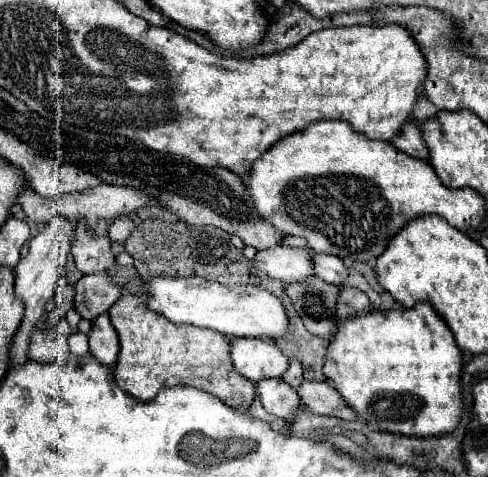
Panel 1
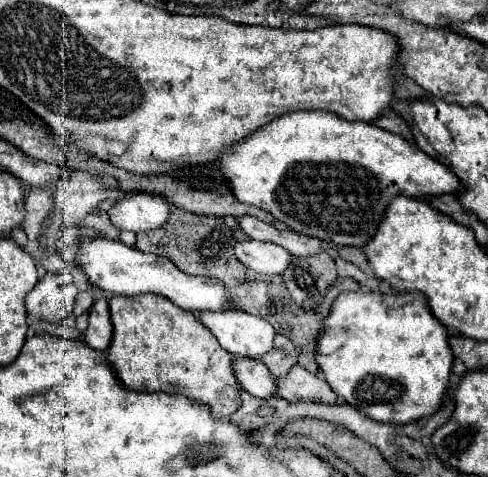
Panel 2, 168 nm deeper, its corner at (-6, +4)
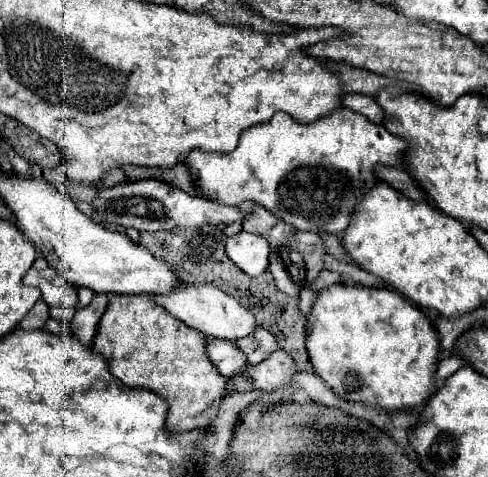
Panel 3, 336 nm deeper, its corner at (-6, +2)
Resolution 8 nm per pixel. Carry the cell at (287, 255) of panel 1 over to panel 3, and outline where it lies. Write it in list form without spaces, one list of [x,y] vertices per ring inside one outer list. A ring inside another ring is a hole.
[[[242,230],[226,240],[226,254],[248,276],[260,276],[268,270],[270,244],[264,236]]]

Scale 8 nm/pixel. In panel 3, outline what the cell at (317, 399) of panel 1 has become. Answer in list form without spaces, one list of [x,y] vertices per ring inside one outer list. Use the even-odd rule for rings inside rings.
[[[284,350],[274,352],[272,356],[268,356],[262,364],[252,366],[252,376],[244,378],[240,376],[240,380],[228,380],[228,390],[264,390],[264,392],[274,392],[276,388],[284,388],[286,384],[290,384],[294,380],[294,376],[298,374],[298,366],[292,360],[292,356]]]

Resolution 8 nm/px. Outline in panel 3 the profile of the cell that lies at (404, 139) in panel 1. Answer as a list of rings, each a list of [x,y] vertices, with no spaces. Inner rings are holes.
[[[344,94],[342,98],[344,106],[348,106],[352,112],[358,112],[362,116],[366,116],[370,122],[374,124],[382,124],[384,122],[384,110],[380,108],[380,104],[376,102],[376,98],[372,96],[364,96],[364,94]]]

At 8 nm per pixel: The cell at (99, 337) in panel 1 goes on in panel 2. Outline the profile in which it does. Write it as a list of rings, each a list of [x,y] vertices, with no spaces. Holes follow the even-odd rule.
[[[100,296],[90,312],[90,324],[84,332],[84,340],[88,346],[96,348],[96,350],[106,350],[110,340],[112,340],[112,322],[110,322],[110,308],[108,308],[108,300],[104,296]]]

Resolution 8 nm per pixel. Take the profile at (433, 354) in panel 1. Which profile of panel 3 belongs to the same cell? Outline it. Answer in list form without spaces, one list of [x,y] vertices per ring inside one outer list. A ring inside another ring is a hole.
[[[336,284],[324,288],[308,316],[306,348],[318,376],[344,400],[370,404],[388,412],[418,408],[428,402],[438,368],[440,340],[432,322],[406,298],[388,288],[366,288]]]

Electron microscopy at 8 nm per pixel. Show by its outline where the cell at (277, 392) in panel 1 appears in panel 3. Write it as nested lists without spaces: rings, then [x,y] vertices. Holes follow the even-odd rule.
[[[226,340],[208,342],[208,356],[212,364],[218,368],[218,372],[230,380],[244,374],[250,366],[244,352],[236,348],[236,344],[228,344]]]

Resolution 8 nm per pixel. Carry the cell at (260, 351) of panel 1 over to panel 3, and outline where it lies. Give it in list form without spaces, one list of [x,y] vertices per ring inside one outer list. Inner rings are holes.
[[[182,284],[180,288],[176,288],[176,292],[172,292],[172,296],[154,296],[154,300],[160,306],[164,306],[174,318],[178,318],[186,326],[202,332],[206,338],[236,342],[240,338],[254,334],[258,328],[256,316],[248,308],[244,308],[238,300],[234,300],[230,294],[218,290],[212,284],[200,284],[200,286]]]

